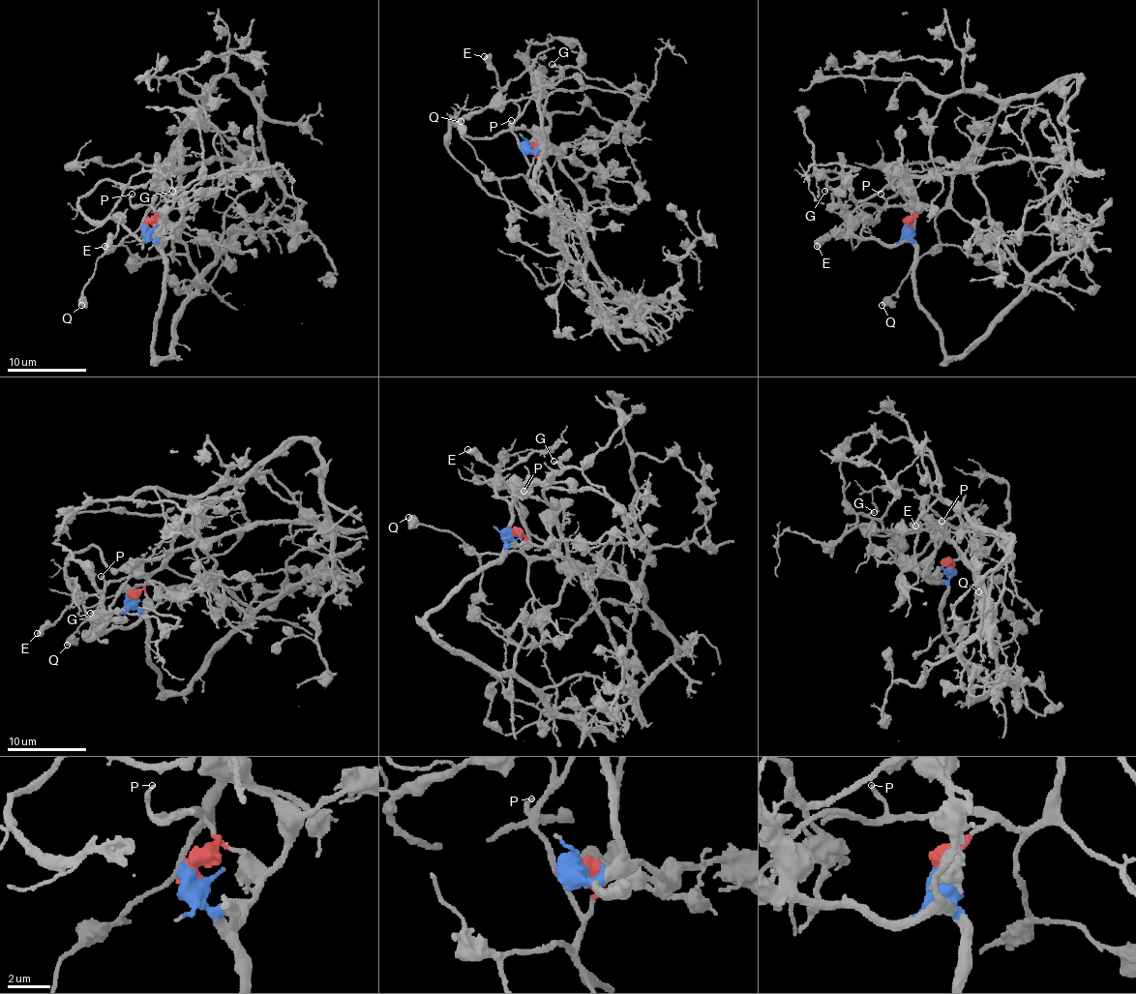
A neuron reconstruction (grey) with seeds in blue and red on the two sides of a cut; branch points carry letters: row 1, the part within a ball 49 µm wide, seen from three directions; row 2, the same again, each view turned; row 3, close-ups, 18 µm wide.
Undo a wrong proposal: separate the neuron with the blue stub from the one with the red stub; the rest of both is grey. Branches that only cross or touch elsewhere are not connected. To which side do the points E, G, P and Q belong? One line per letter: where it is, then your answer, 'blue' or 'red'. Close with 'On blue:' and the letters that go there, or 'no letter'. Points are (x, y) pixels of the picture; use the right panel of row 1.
E: (817, 246) | blue
G: (824, 191) | blue
P: (881, 194) | red
Q: (881, 305) | red
On blue: E, G

